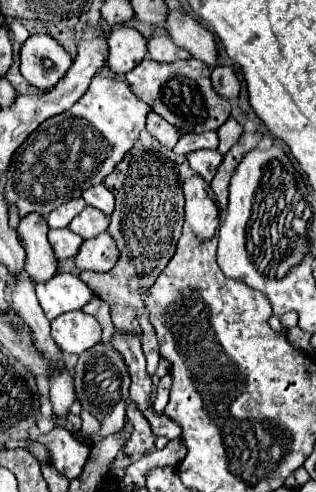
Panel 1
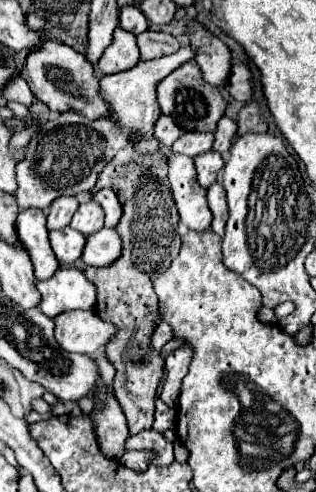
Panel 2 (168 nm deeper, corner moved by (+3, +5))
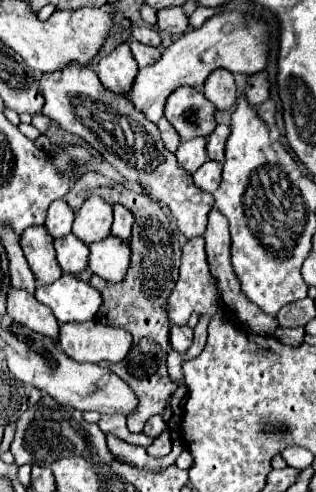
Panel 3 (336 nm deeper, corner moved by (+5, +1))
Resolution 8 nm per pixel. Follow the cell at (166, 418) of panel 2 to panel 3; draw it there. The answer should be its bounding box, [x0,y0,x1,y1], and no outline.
[144,415,166,435]

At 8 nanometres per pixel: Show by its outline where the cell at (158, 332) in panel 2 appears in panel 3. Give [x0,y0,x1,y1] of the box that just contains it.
[170,325,192,353]

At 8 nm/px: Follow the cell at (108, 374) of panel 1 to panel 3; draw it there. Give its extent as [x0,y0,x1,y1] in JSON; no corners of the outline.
[106,435,184,469]

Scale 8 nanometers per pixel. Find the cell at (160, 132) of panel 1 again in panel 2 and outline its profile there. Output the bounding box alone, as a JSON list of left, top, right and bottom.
[154,115,182,147]

